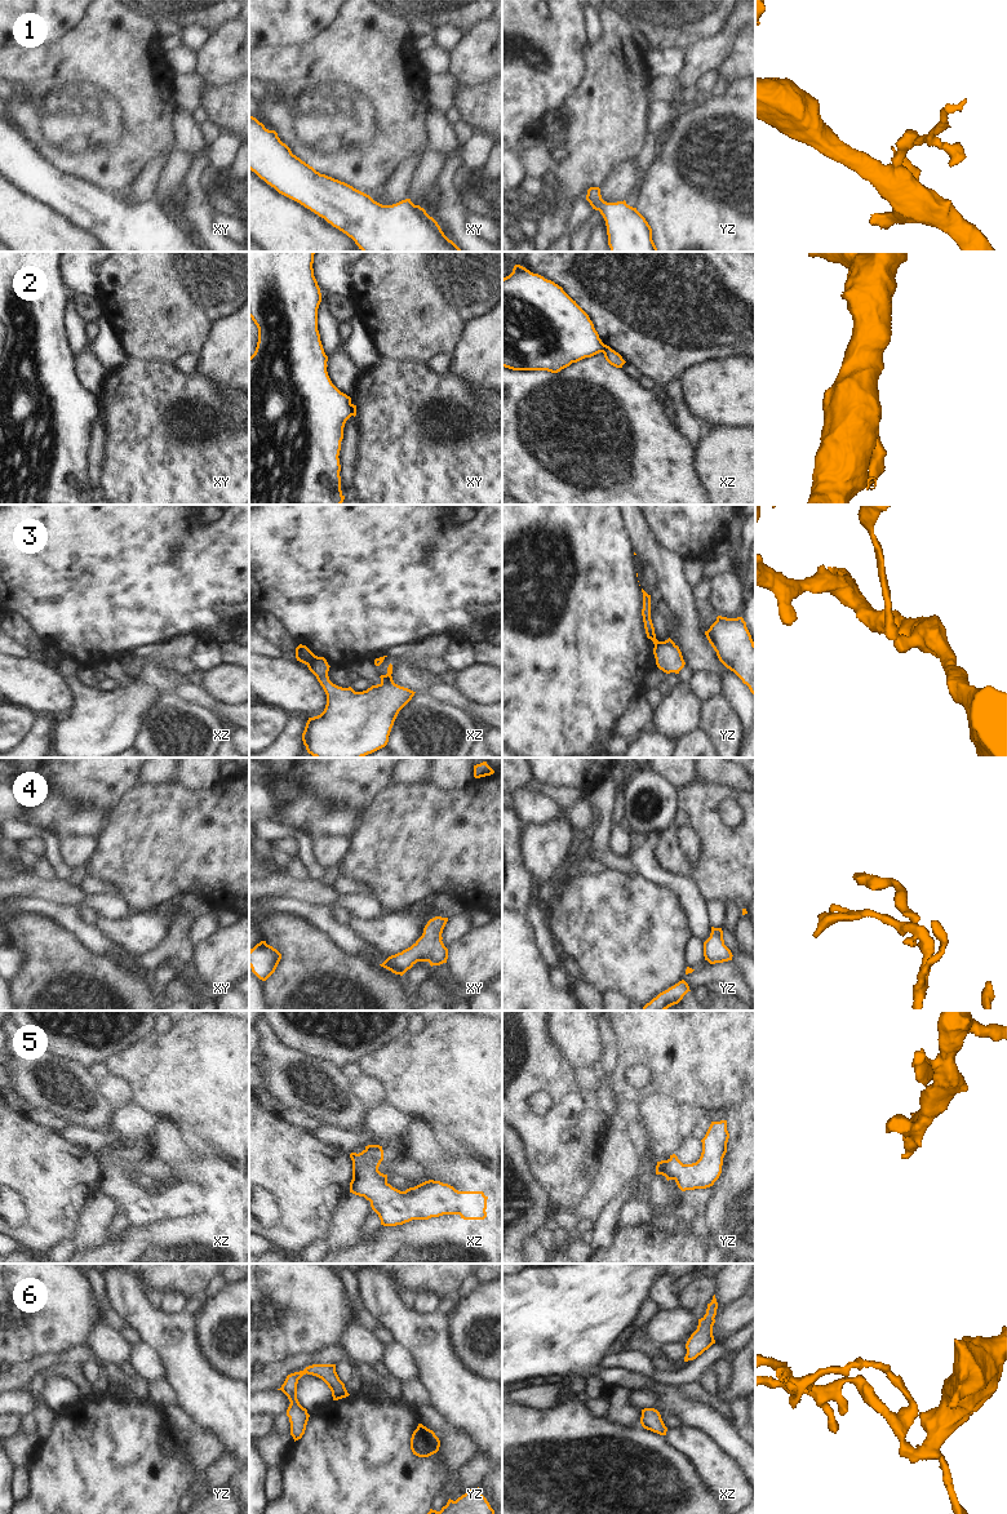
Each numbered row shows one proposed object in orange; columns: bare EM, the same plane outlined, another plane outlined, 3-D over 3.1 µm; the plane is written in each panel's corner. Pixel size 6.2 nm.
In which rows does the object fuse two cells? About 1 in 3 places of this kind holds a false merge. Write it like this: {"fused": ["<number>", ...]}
{"fused": ["2", "3"]}

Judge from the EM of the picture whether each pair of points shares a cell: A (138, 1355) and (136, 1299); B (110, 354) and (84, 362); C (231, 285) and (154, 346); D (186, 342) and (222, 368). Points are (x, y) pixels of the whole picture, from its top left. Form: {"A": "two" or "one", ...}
{"A": "two", "B": "two", "C": "one", "D": "two"}

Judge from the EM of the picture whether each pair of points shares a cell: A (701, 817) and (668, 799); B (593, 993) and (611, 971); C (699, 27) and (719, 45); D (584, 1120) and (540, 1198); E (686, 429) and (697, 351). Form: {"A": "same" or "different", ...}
{"A": "different", "B": "different", "C": "different", "D": "different", "E": "different"}

